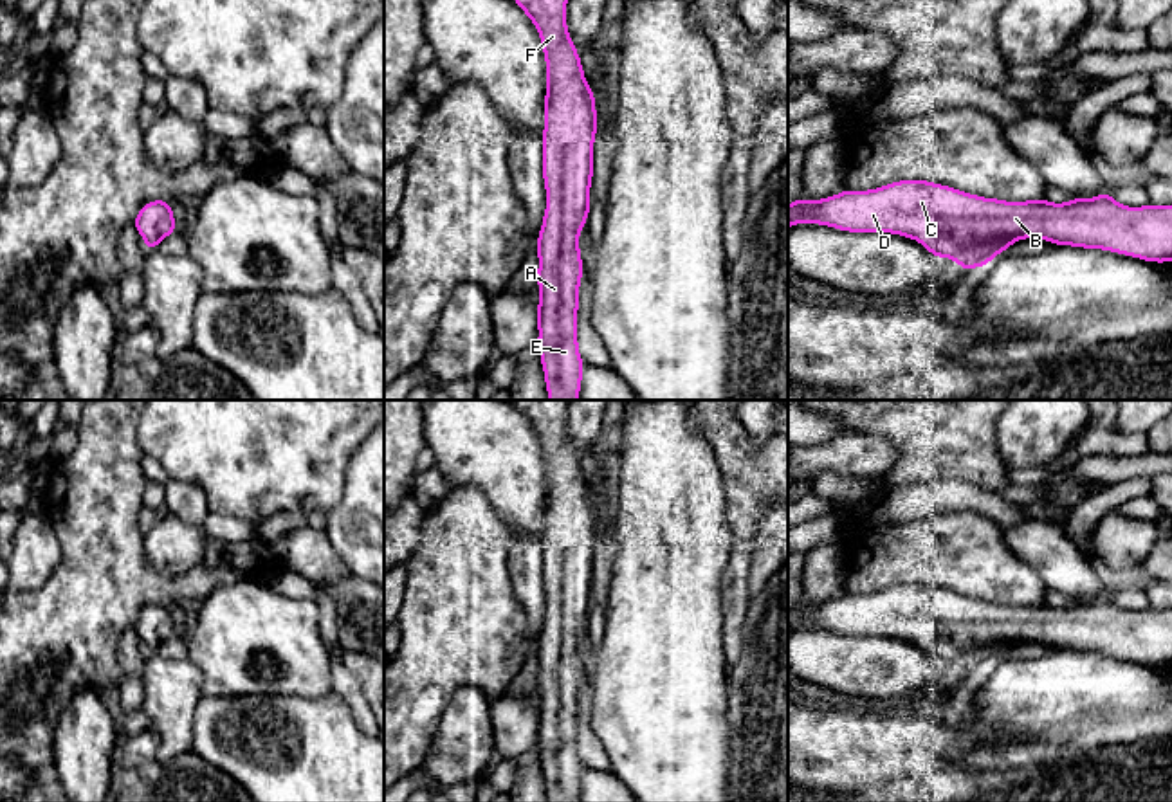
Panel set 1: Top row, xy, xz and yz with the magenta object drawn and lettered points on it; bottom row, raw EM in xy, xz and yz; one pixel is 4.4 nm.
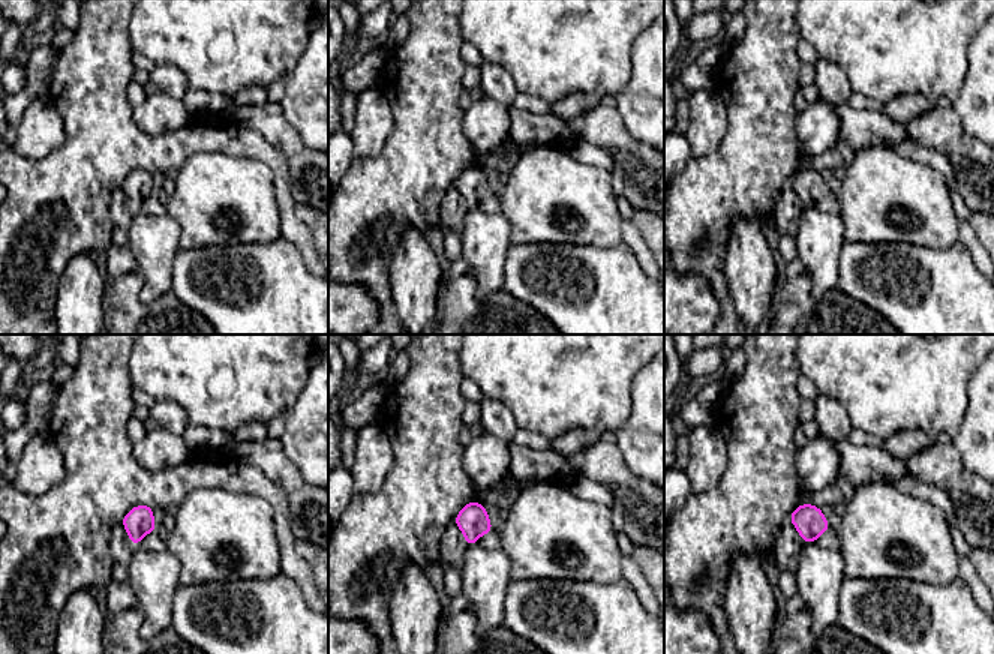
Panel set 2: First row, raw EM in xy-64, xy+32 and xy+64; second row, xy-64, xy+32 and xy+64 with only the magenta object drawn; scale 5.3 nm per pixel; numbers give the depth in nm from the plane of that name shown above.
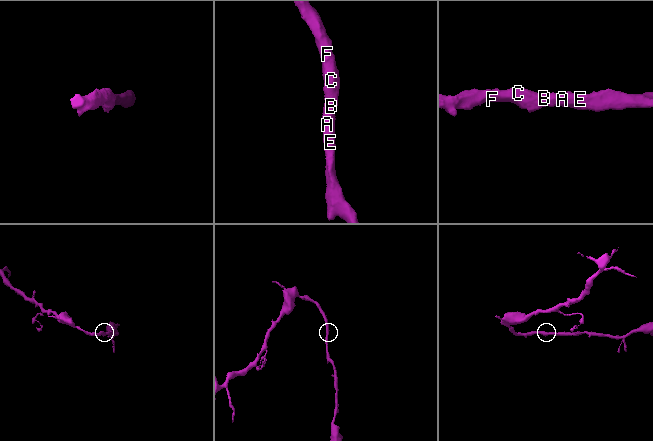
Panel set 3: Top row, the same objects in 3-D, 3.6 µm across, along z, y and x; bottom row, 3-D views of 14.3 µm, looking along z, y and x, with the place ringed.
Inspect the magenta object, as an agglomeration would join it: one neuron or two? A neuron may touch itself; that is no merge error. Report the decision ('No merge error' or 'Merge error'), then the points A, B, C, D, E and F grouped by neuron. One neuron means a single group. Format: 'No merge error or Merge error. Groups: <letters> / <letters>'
No merge error. Groups: A B C D E F

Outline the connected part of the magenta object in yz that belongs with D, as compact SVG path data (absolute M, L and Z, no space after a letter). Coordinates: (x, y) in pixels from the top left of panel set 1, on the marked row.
M898 180L822 200L799 196L788 205L788 229L795 223L900 234L957 261L961 270L981 269L1022 238L1172 261L1172 205L1127 207L1111 193L1066 204L1004 202L929 180Z

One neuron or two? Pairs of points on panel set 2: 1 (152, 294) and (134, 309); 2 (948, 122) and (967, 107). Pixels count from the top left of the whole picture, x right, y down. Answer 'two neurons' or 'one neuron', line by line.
1: two neurons
2: two neurons

